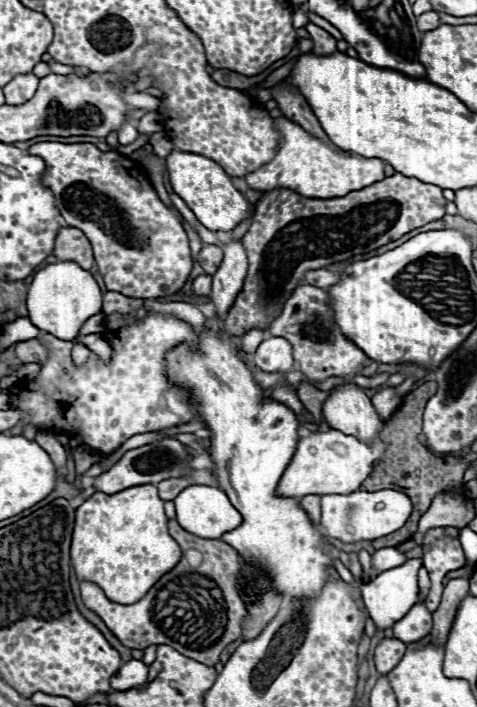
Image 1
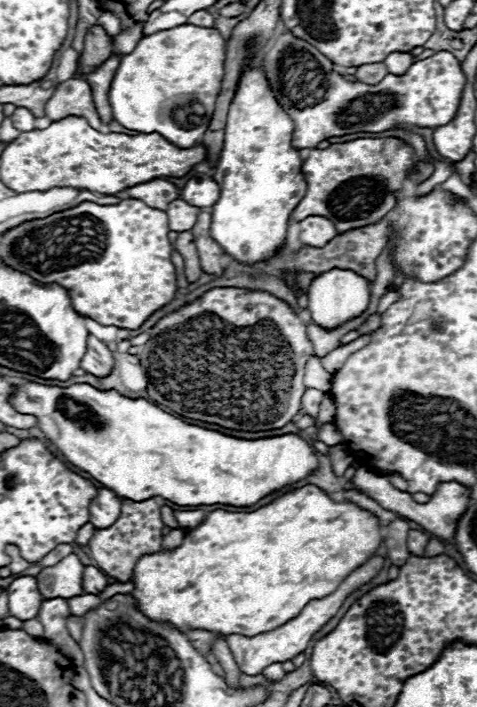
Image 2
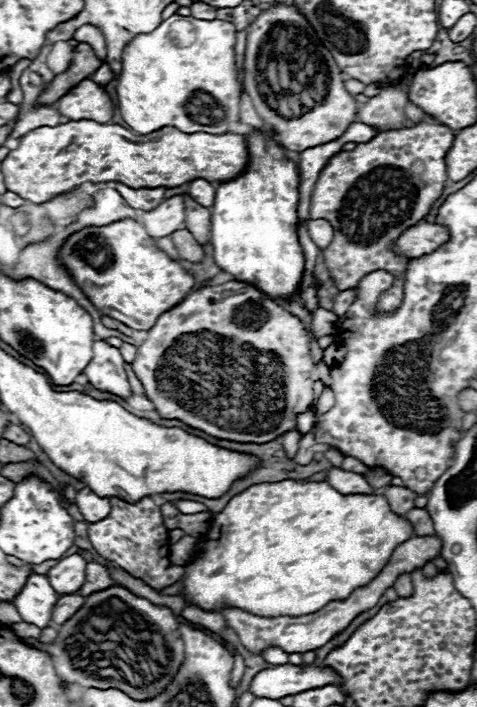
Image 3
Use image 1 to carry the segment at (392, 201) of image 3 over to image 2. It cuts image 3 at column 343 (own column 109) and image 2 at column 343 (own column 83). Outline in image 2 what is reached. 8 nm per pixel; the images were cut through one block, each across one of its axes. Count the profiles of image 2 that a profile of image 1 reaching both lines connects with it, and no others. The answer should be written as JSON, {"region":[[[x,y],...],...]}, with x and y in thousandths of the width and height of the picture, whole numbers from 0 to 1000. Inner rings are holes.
{"region":[[[751,195],[721,204],[696,204],[683,212],[658,209],[633,232],[646,269],[608,303],[608,311],[629,314],[642,306],[683,306],[700,314],[709,328],[784,317],[826,294],[830,283],[818,272],[843,266],[843,255],[851,252],[864,226],[864,207],[834,195]]]}

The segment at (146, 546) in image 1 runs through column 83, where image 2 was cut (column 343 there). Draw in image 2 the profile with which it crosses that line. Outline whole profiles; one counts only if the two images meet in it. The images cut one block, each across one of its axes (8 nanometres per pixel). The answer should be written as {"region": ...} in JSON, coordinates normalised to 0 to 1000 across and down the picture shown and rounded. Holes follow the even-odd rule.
{"region":[[[633,687],[621,690],[612,696],[600,696],[595,702],[587,702],[583,707],[566,710],[562,716],[549,716],[532,724],[470,724],[470,721],[449,721],[440,727],[428,730],[428,736],[403,747],[398,752],[390,752],[382,769],[365,778],[335,778],[323,784],[306,784],[294,786],[281,809],[277,809],[277,823],[281,823],[281,835],[268,840],[281,846],[289,863],[314,874],[314,877],[331,877],[335,883],[356,883],[365,888],[373,888],[377,894],[386,891],[436,891],[444,897],[465,897],[465,900],[482,900],[482,897],[507,897],[507,900],[537,900],[549,894],[566,894],[591,883],[600,883],[604,877],[612,877],[616,871],[629,868],[629,863],[658,846],[679,846],[688,840],[696,840],[751,801],[759,801],[792,775],[801,764],[797,755],[797,744],[788,730],[780,730],[767,721],[755,721],[742,713],[709,713],[700,707],[692,707],[671,690],[662,687]]]}

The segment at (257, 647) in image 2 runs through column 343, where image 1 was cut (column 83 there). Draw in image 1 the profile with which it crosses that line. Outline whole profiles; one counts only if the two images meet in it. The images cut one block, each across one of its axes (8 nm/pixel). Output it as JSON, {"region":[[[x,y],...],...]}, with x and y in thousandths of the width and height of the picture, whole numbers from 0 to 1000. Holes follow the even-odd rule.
{"region":[[[369,736],[352,738],[352,750],[382,775],[382,792],[348,815],[340,815],[298,849],[281,854],[247,854],[226,849],[201,826],[172,823],[172,851],[180,860],[201,866],[226,891],[239,894],[239,900],[268,917],[298,919],[314,911],[348,911],[390,931],[449,942],[465,919],[503,902],[507,880],[520,868],[495,832],[503,786],[465,764],[432,764],[382,750]],[[398,781],[411,781],[419,792],[403,795]]]}

